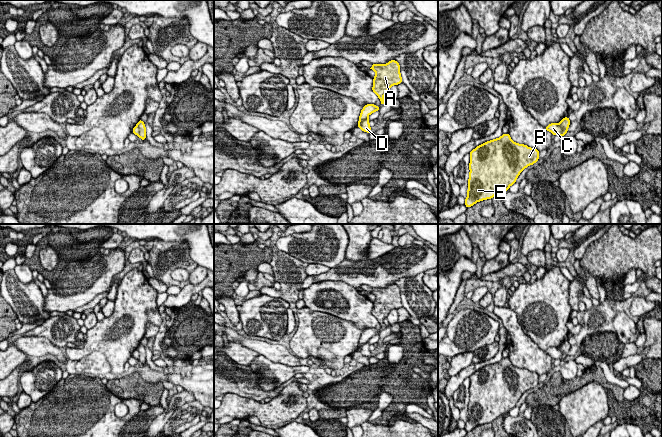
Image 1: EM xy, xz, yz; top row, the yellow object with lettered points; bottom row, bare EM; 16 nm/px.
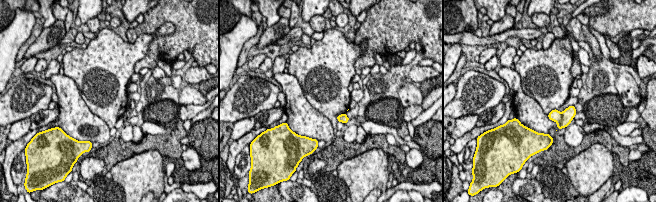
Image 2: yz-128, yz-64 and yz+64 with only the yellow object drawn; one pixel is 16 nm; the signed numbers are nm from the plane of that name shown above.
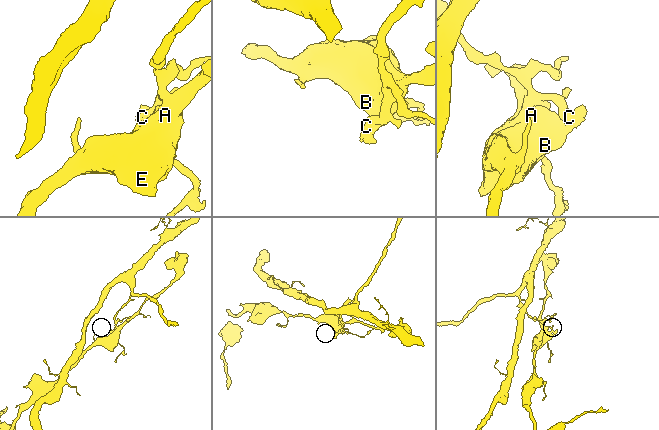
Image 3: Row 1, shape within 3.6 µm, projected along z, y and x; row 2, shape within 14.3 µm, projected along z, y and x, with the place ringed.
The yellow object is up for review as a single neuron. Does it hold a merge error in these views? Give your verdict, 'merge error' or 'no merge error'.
merge error

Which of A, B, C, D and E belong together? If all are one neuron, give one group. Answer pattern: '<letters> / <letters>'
A B D E / C

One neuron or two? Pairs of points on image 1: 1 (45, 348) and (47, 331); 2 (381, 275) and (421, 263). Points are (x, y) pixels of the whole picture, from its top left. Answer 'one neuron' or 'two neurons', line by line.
1: two neurons
2: one neuron

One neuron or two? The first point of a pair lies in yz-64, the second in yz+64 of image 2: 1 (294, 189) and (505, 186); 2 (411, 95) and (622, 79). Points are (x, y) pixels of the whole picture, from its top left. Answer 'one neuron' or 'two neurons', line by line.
1: two neurons
2: one neuron

